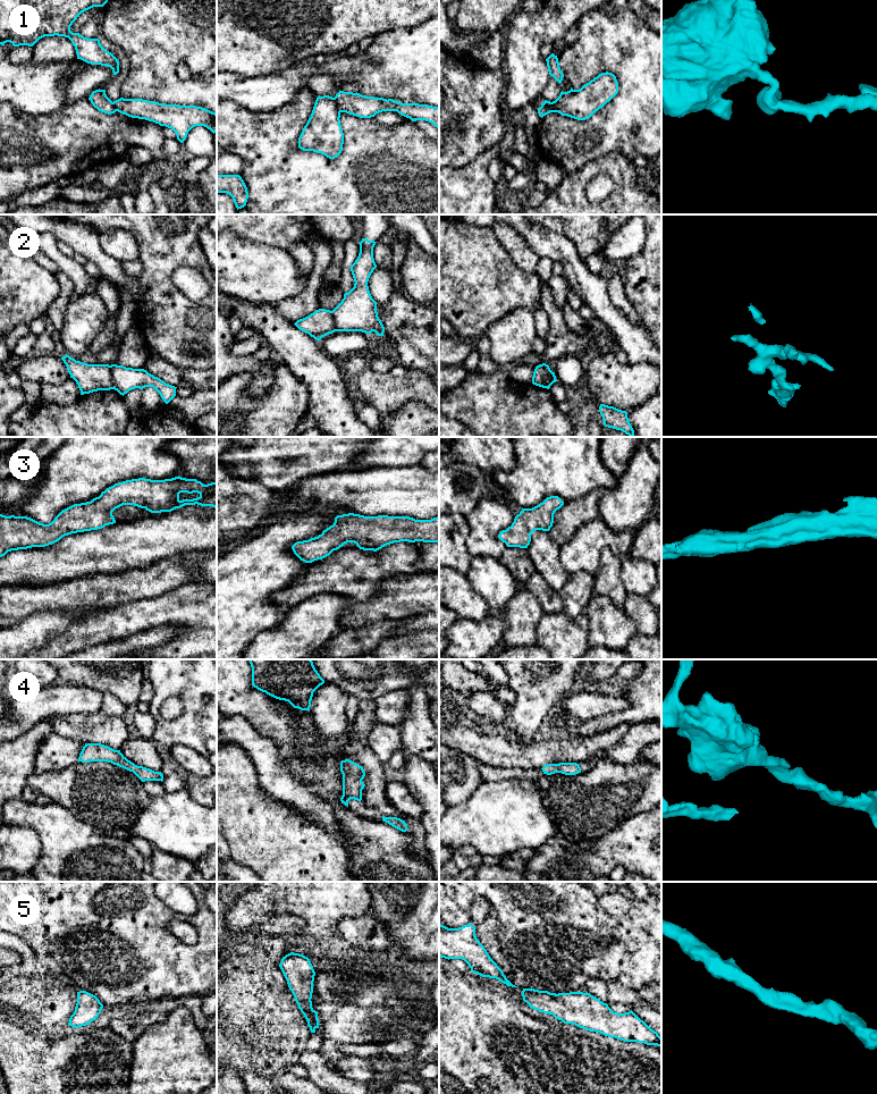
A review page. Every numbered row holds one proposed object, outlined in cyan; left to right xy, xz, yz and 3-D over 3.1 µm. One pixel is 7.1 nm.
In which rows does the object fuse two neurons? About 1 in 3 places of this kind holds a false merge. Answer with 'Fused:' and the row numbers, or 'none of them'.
Fused: 1, 2

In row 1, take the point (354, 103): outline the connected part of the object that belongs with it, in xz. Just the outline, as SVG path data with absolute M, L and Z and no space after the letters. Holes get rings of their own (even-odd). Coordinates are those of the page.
M340 91L335 96L338 110L360 118L371 118L382 111L397 111L412 121L425 120L439 129L439 108L419 103L402 103L393 99L365 96Z

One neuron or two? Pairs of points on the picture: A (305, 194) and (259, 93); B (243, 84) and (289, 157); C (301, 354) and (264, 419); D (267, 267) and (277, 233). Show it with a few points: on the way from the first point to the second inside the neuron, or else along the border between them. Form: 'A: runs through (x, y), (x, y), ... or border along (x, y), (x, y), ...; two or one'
A: border along (292, 100), (268, 111), (250, 111), (242, 107); two
B: border along (235, 103), (253, 111), (270, 111), (286, 104); two
C: border along (280, 361), (305, 386), (308, 393); two
D: border along (246, 240), (279, 246), (286, 251); two

